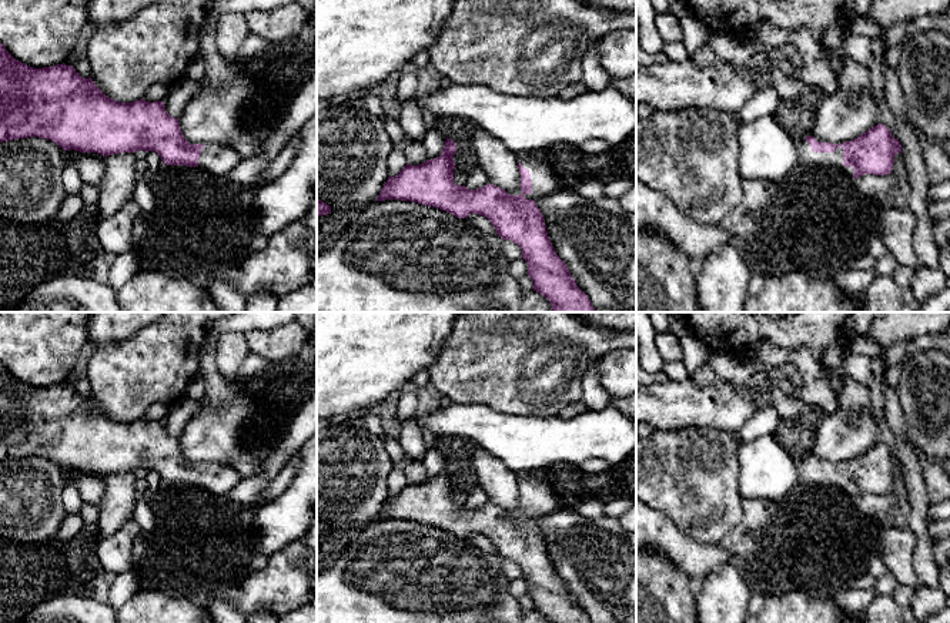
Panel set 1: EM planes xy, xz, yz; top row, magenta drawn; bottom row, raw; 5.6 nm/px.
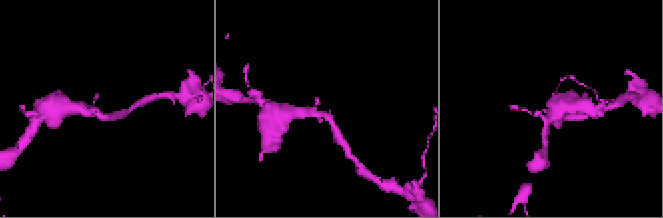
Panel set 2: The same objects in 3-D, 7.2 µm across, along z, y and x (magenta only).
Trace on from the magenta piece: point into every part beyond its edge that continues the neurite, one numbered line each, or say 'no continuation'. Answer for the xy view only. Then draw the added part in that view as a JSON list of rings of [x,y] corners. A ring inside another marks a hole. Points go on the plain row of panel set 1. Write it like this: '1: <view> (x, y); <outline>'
1: xy (217, 478); [[[207,462],[201,468],[198,486],[214,495],[227,496],[230,490],[238,485],[240,480],[241,476],[233,466],[218,462]]]

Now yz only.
1: yz (805, 474); [[[803,459],[797,463],[799,483],[823,483],[843,489],[846,493],[853,496],[854,489],[843,485],[843,469],[837,466],[834,472],[814,472],[809,462]]]

